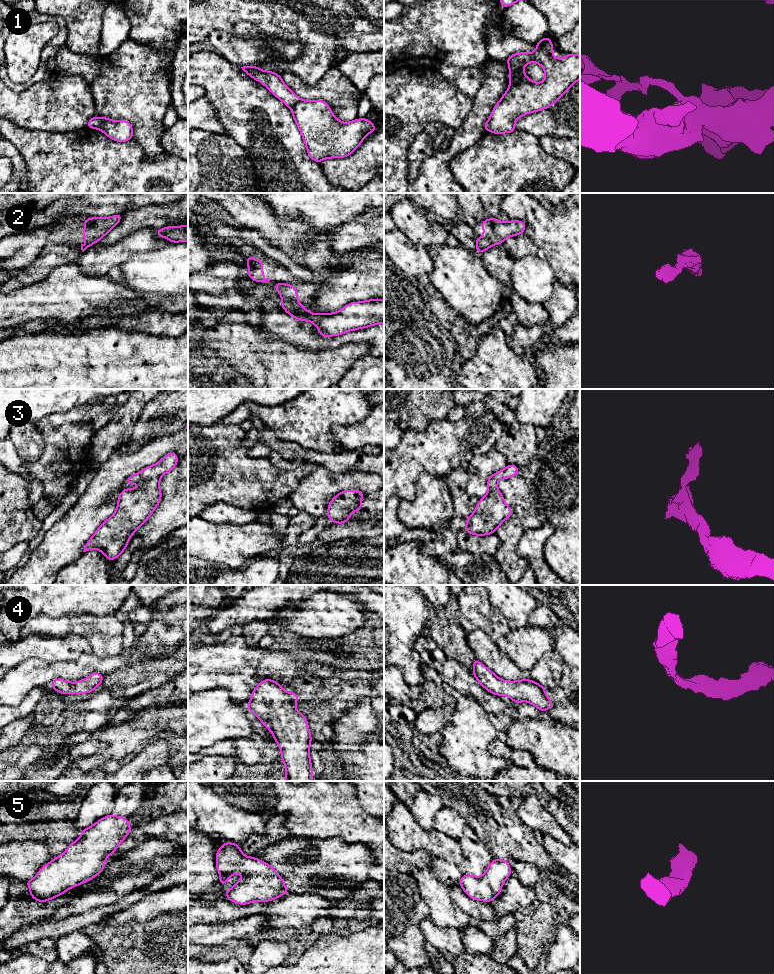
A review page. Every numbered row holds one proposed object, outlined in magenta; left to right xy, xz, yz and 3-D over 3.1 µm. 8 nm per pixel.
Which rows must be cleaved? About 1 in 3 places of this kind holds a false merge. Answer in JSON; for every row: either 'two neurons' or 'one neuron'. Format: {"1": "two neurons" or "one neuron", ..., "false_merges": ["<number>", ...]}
{"1": "two neurons", "2": "two neurons", "3": "one neuron", "4": "one neuron", "5": "one neuron", "false_merges": ["1", "2"]}

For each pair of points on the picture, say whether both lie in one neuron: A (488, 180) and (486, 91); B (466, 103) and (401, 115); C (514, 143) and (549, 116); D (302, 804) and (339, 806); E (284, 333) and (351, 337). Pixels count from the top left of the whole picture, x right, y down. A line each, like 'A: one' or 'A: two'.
A: two
B: one
C: two
D: one
E: one

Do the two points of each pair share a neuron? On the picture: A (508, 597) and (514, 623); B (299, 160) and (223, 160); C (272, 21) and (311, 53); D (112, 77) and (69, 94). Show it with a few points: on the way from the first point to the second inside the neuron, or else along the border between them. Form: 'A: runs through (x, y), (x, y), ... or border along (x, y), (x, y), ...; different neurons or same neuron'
A: runs through (514, 603), (514, 617); same neuron
B: border along (235, 142), (247, 153), (257, 182); different neurons
C: runs through (283, 21), (286, 21), (307, 42); same neuron
D: border along (89, 84), (95, 108); different neurons

